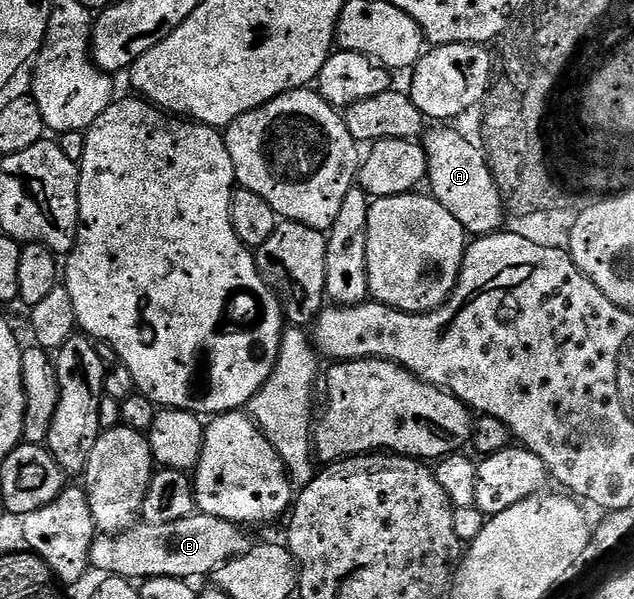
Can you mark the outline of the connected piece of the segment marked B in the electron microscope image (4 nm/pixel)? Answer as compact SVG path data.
M192 514L186 520L174 520L174 524L137 524L123 534L100 534L92 539L92 547L88 553L88 561L91 569L101 570L101 575L115 576L129 580L143 580L146 578L182 578L185 580L197 580L215 575L226 563L242 556L252 549L253 539L248 539L248 534L243 525L222 520L218 516Z

